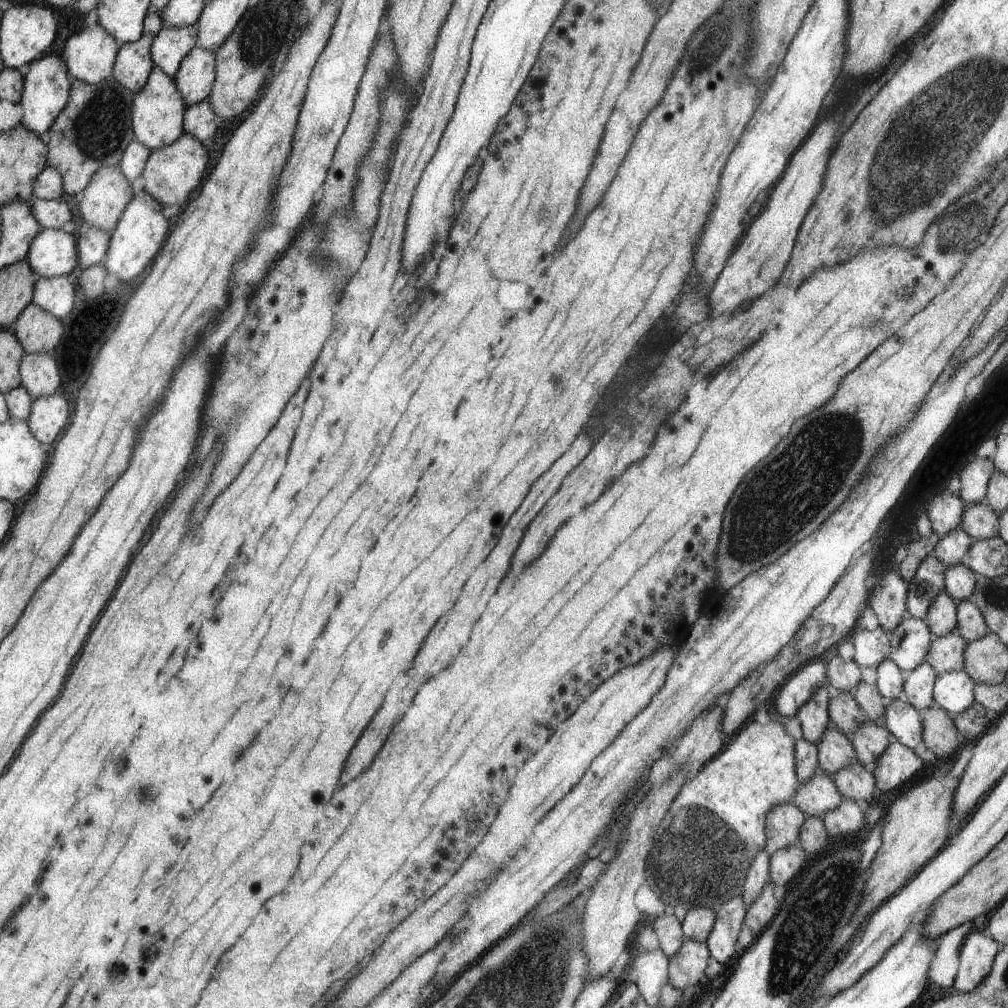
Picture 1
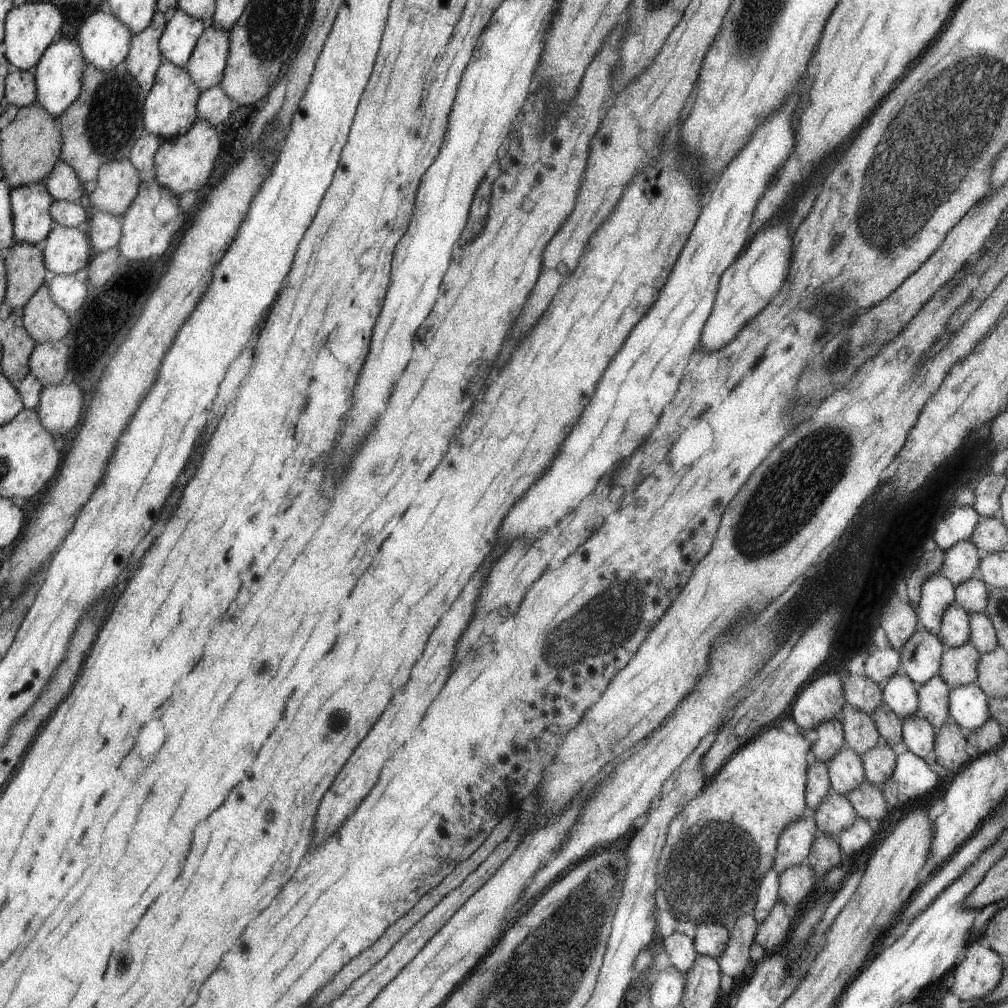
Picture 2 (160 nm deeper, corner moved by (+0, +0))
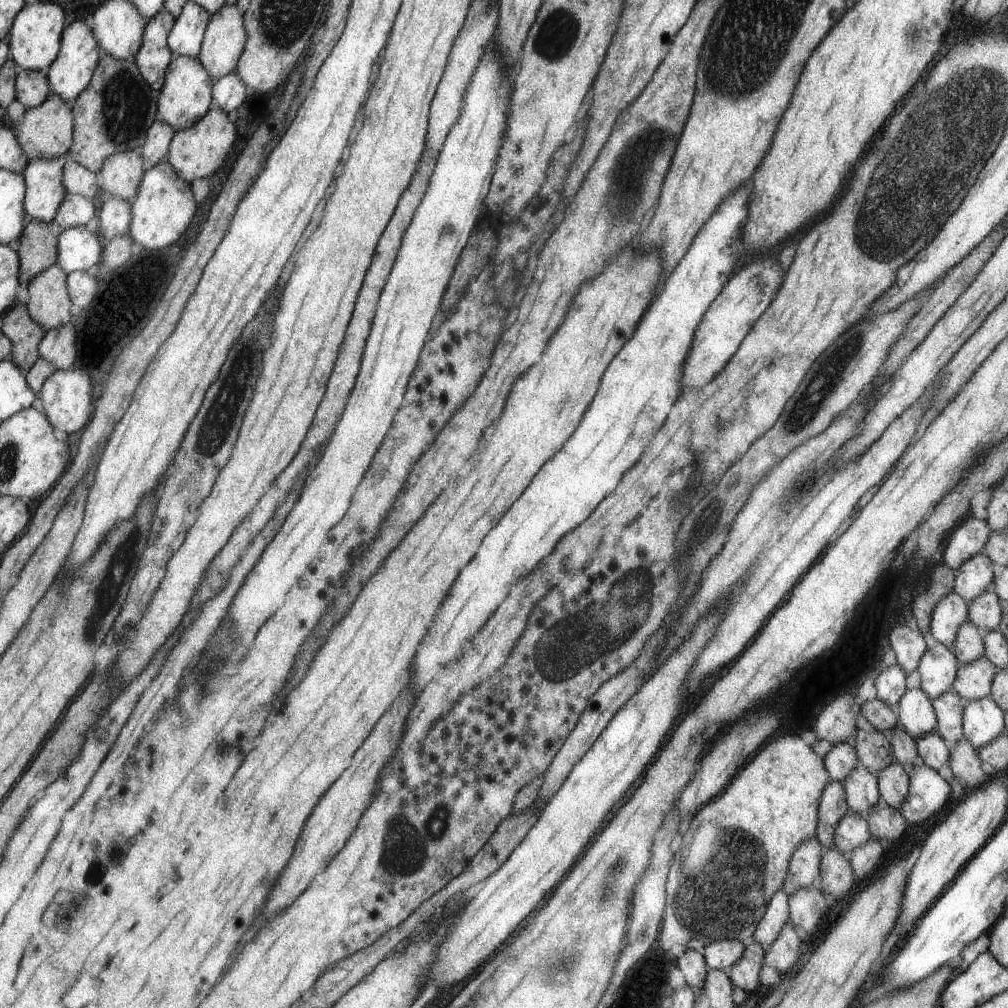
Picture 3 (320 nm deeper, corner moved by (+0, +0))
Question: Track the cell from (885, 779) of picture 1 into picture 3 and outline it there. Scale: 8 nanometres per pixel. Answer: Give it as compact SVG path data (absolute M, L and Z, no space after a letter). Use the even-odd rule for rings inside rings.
M920 761L909 777L909 795L899 811L907 823L918 825L946 808L952 787L938 771Z

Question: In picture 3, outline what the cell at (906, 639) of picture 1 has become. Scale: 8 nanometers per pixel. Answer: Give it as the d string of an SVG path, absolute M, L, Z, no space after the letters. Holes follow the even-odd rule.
M932 642L918 663L922 690L933 701L948 690L956 680L959 662L954 652L941 642Z

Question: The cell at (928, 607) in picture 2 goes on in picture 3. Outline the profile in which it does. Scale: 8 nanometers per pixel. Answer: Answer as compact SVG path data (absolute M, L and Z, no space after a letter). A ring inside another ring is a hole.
M952 592L944 597L931 616L932 636L951 649L958 627L969 620L968 603Z

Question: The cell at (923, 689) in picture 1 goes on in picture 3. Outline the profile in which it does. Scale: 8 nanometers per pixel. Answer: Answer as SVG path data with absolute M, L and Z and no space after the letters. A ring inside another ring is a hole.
M948 690L932 701L936 716L936 732L951 748L963 738L963 712L967 700Z

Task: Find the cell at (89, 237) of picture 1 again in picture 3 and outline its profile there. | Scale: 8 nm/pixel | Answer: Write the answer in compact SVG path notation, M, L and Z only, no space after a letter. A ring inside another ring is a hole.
M104 196L99 199L96 214L100 218L100 232L106 240L126 235L131 225L131 206L127 200Z

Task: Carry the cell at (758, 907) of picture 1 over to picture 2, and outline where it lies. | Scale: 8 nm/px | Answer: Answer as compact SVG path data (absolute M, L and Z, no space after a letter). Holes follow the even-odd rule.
M778 900L776 906L770 910L768 918L764 922L757 922L755 943L760 944L767 954L778 952L788 940L786 936L792 930L792 922L793 913L785 907L781 900Z

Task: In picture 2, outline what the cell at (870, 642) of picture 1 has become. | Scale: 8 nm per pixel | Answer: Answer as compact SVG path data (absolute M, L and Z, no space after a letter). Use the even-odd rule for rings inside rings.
M874 647L869 653L868 662L865 664L866 677L883 688L888 684L891 676L897 674L896 670L901 663L900 654L894 649L883 650Z

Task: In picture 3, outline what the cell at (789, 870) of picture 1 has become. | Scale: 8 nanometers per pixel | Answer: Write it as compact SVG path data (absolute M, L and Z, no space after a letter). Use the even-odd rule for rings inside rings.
M817 885L804 887L789 896L789 922L802 928L810 937L818 932L818 924L822 924L822 918L829 906L829 899L819 891Z

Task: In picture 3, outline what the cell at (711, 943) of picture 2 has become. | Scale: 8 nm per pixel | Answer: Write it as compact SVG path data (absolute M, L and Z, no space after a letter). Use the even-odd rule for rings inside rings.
M732 939L714 941L704 947L704 958L708 969L731 972L731 966L742 958L745 946Z

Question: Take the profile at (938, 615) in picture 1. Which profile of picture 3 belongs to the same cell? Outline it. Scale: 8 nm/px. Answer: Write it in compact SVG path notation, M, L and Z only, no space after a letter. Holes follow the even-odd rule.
M970 620L958 627L951 650L960 665L974 662L985 653L983 636Z

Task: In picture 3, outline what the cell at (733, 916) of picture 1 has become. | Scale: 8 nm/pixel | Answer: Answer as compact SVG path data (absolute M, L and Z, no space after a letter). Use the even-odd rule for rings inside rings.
M753 941L746 945L742 958L731 966L731 979L736 988L741 988L744 992L754 992L758 990L760 981L758 974L762 970L765 962L765 950L758 943Z

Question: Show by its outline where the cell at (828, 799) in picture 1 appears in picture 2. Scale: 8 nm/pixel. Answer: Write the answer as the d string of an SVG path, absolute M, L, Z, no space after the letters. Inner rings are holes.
M831 789L828 790L820 808L810 814L817 822L818 832L828 834L835 839L840 832L850 828L858 816L848 798L842 794L836 794Z

